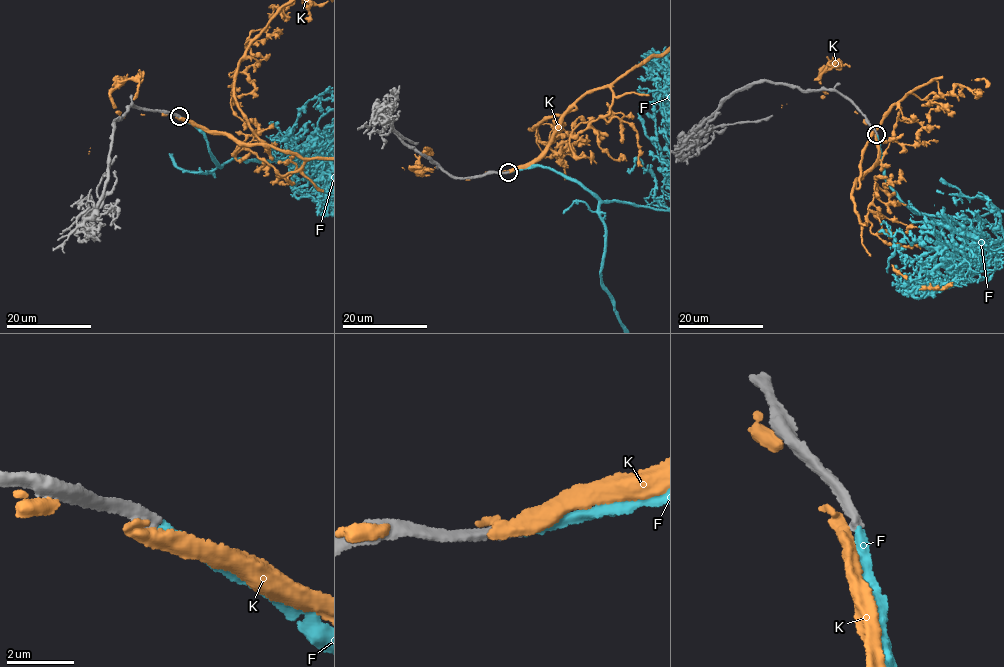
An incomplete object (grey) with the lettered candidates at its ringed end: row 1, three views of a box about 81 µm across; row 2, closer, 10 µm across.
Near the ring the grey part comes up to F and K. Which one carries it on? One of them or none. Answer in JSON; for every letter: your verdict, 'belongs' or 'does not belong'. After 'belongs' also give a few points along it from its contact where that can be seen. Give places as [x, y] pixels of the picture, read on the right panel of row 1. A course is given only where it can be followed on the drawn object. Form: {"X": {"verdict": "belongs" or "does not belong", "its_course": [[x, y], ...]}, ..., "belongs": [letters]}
{"F": {"verdict": "belongs"}, "K": {"verdict": "does not belong"}, "belongs": ["F"]}

